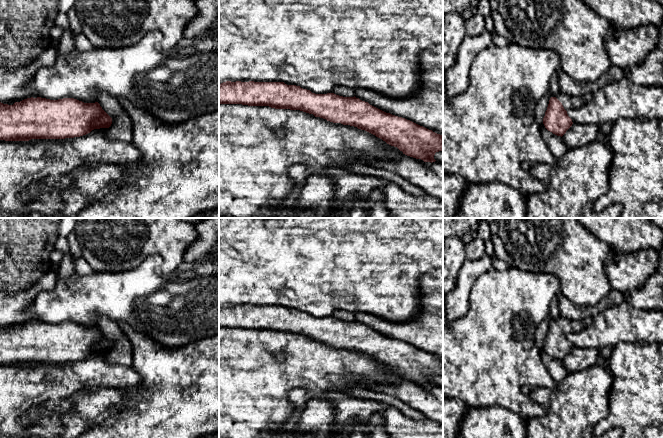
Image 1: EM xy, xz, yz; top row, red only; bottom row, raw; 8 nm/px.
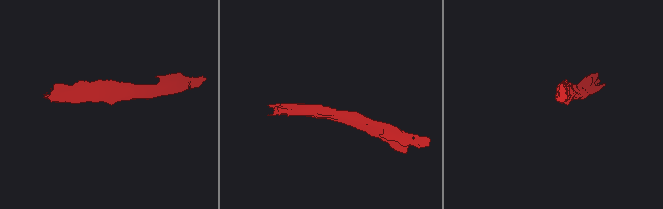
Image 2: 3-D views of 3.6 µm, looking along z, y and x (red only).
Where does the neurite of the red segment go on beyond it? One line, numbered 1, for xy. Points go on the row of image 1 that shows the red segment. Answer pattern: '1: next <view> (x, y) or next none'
1: next none

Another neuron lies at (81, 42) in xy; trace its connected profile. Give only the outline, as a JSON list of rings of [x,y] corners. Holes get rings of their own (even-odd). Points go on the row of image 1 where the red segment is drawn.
[[[59,12],[58,15],[56,16],[56,19],[55,19],[55,25],[62,28],[63,30],[70,30],[72,35],[73,35],[73,39],[74,39],[74,46],[75,46],[75,51],[81,51],[81,52],[86,52],[86,51],[89,51],[91,49],[94,48],[93,44],[89,41],[89,39],[81,32],[81,33],[74,33],[71,29],[70,29],[70,23],[69,23],[69,19],[68,19],[68,16],[67,16],[67,13],[64,13],[64,12]]]

